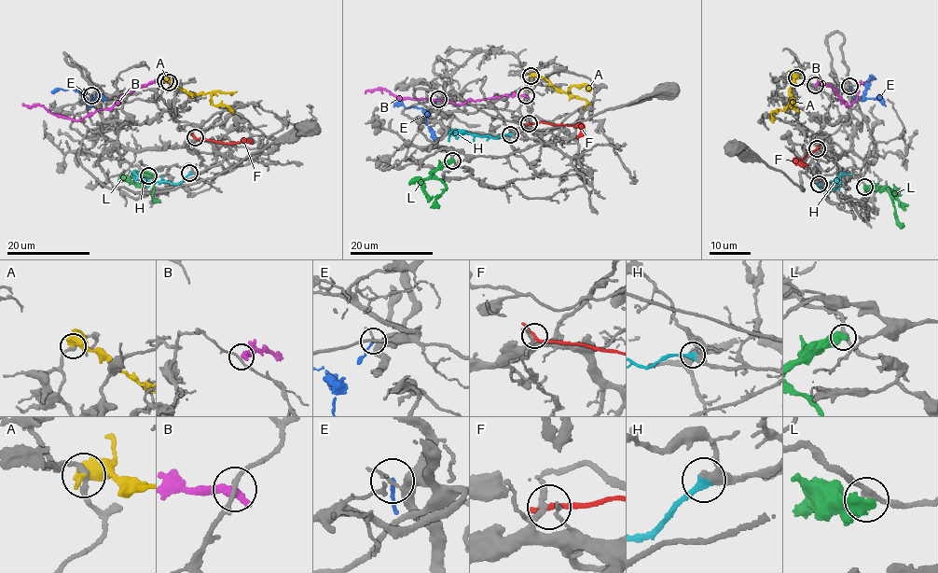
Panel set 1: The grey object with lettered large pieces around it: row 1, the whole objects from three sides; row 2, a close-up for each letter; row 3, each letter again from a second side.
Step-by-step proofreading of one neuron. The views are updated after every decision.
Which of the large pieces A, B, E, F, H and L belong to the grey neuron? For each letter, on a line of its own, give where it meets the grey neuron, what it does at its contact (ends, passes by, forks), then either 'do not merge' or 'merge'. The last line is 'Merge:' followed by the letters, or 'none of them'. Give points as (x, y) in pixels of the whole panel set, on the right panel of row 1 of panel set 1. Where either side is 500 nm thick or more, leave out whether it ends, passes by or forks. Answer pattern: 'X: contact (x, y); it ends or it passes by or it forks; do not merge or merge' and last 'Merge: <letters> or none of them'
A: contact (796, 77); do not merge
B: contact (815, 85); it ends; do not merge
E: contact (849, 86); it ends; do not merge
F: contact (817, 148); it passes by; do not merge
H: contact (819, 184); it ends; merge
L: contact (864, 187); do not merge
Merge: H

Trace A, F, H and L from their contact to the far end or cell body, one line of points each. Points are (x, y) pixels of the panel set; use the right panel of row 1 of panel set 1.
A: (796, 76), (788, 90), (791, 101), (785, 108), (772, 113), (773, 123)
F: (816, 148), (796, 161), (807, 164)
H: (820, 183), (824, 192), (839, 176), (851, 175)
L: (864, 187), (871, 184), (880, 188), (886, 187), (890, 195), (895, 220), (903, 228)

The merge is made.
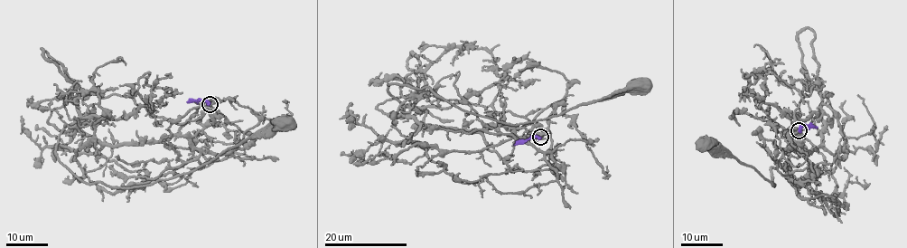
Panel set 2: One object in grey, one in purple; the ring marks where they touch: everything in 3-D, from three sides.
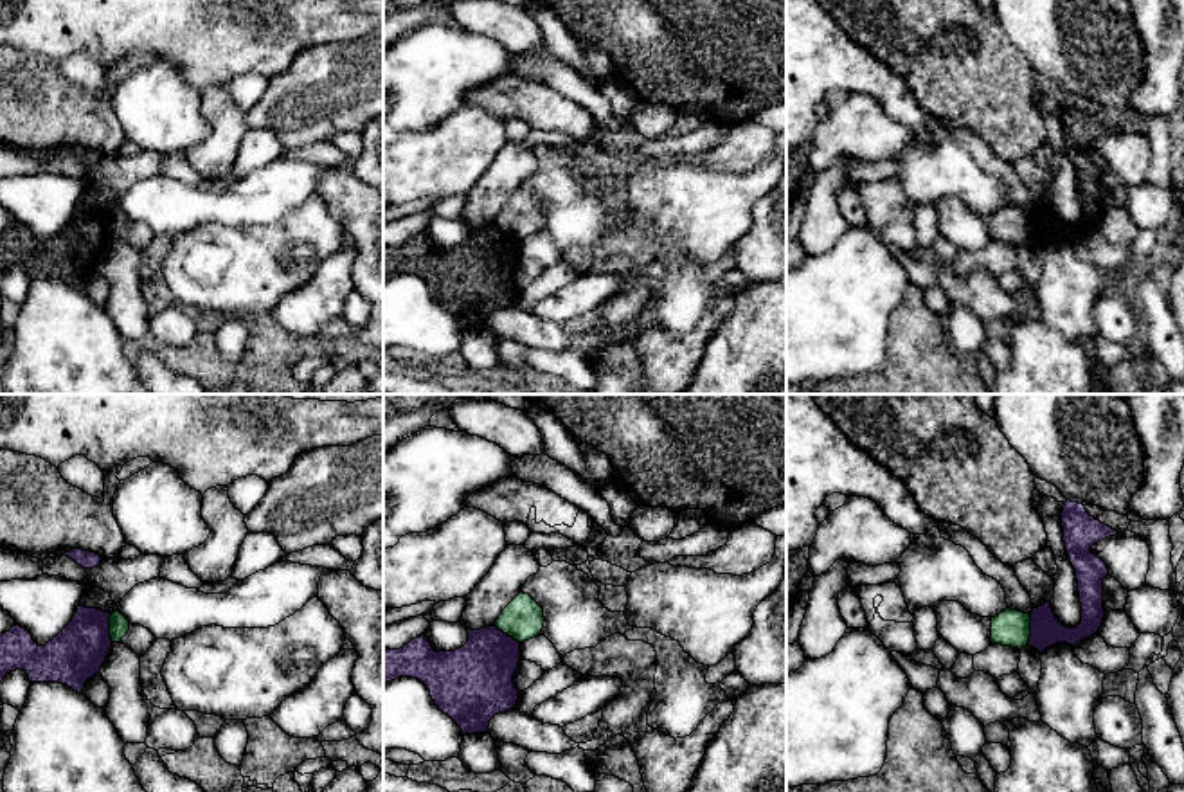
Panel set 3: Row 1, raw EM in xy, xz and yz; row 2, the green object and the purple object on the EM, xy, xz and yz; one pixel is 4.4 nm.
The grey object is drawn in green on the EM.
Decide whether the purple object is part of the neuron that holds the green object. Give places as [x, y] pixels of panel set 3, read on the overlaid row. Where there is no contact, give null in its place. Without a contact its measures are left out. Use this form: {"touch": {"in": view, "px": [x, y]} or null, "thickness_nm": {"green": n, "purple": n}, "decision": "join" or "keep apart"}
{"touch": {"in": "yz", "px": [1030, 629]}, "thickness_nm": {"green": 160, "purple": 140}, "decision": "keep apart"}

